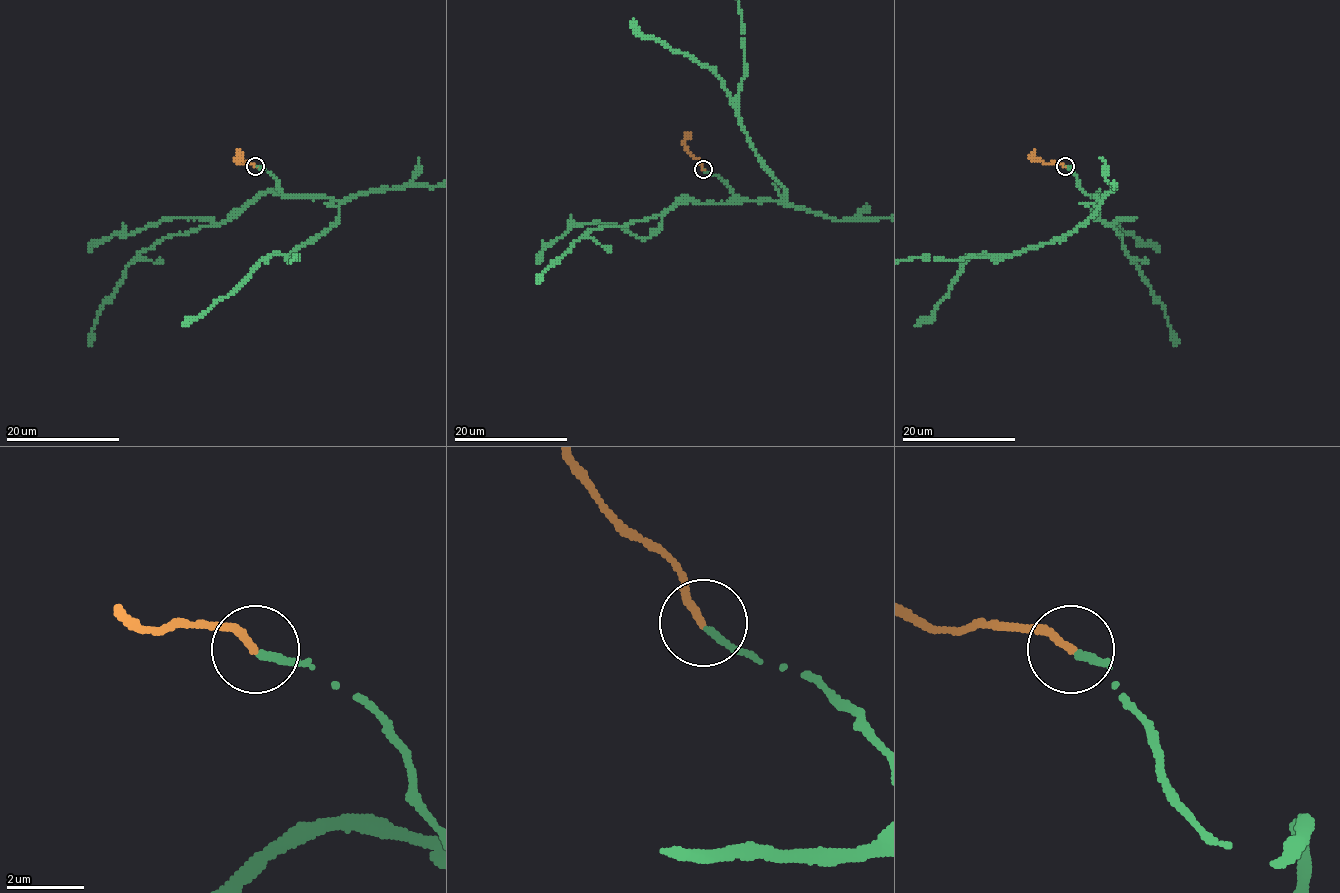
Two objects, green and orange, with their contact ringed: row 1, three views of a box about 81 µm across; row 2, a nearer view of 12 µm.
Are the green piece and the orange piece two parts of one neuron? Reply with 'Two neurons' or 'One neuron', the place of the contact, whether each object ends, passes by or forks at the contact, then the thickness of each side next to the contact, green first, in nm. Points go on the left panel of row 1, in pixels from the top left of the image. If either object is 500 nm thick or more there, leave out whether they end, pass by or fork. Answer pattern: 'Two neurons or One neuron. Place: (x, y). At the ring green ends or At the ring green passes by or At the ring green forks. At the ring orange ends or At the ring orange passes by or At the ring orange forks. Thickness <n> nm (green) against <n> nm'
One neuron. Place: (255, 166). At the ring green ends. At the ring orange ends. Thickness 170 nm (green) against 200 nm

